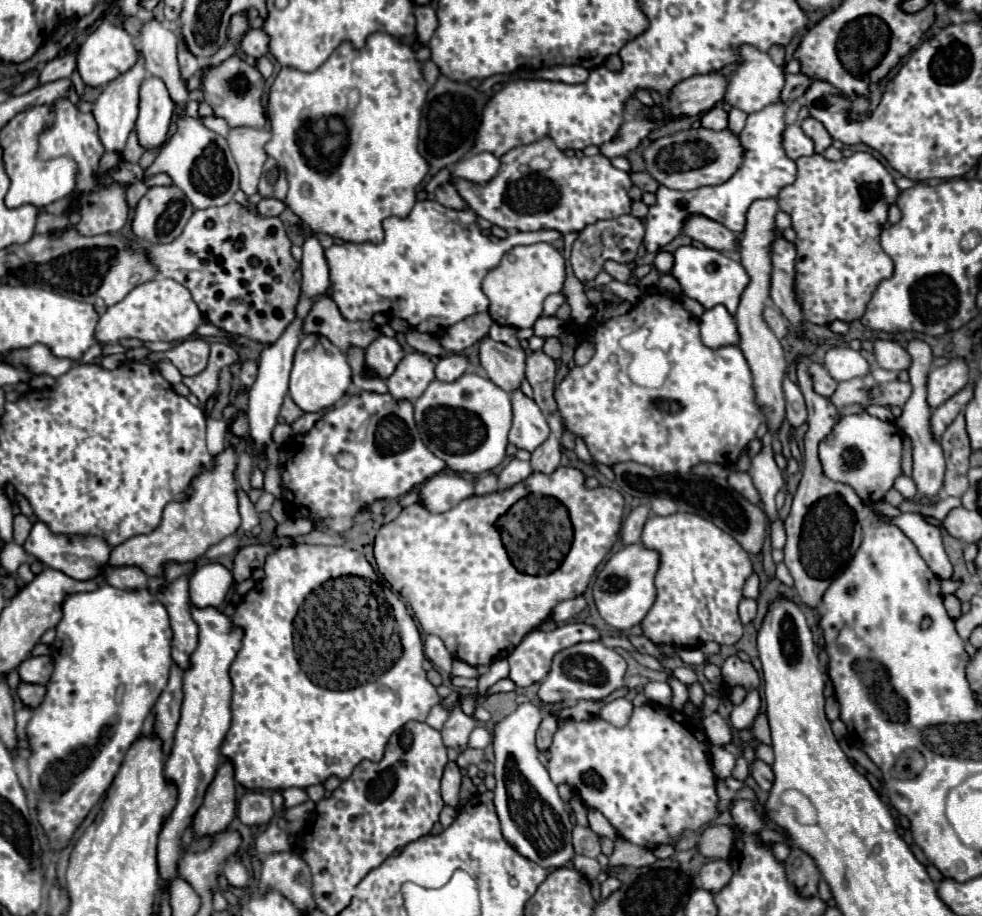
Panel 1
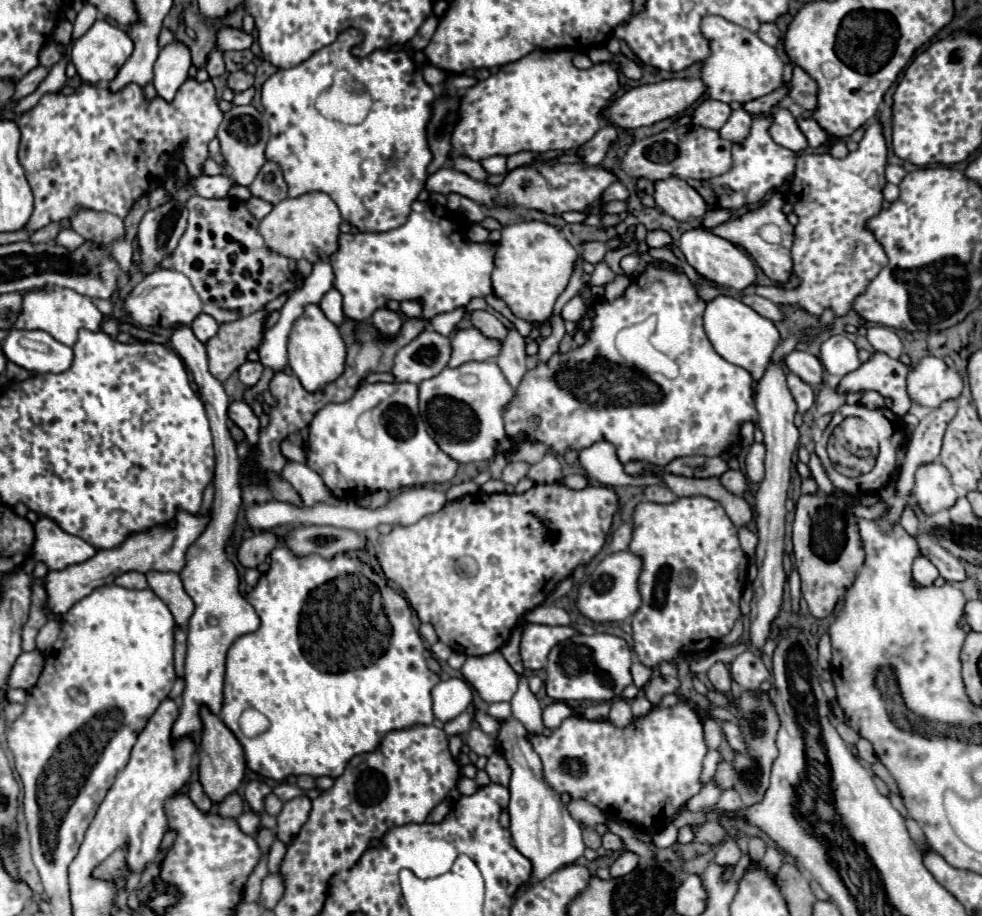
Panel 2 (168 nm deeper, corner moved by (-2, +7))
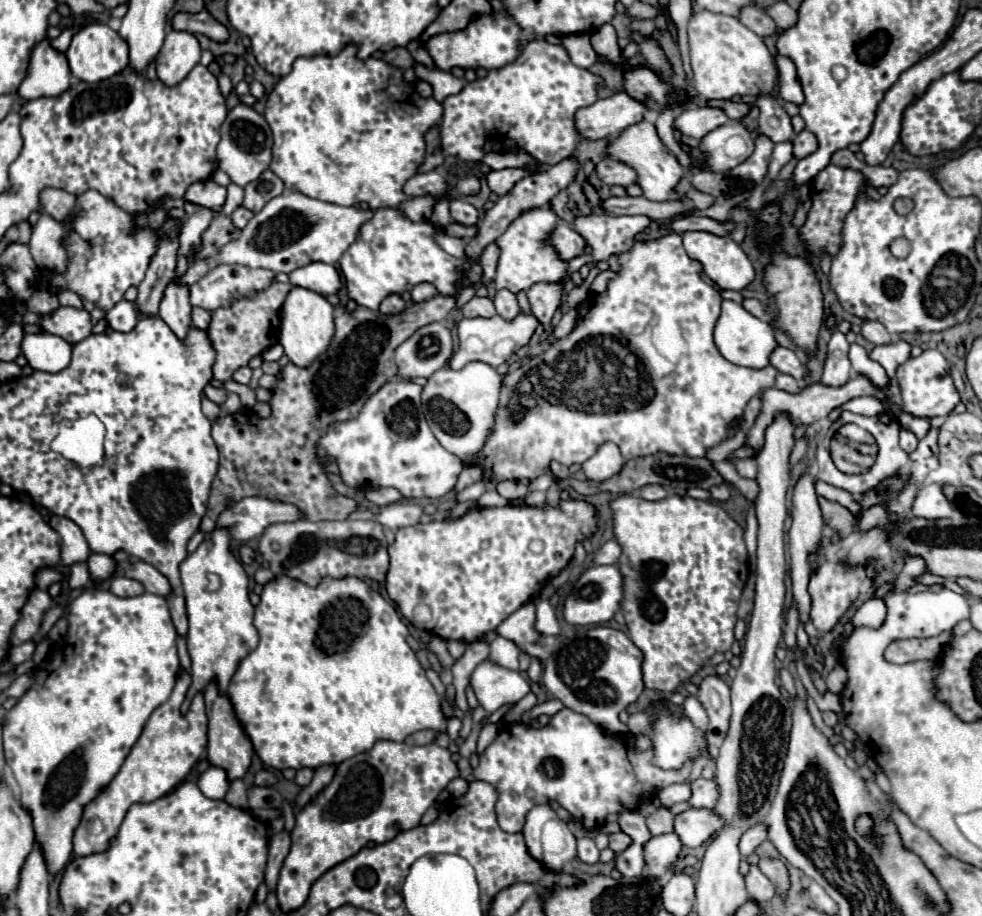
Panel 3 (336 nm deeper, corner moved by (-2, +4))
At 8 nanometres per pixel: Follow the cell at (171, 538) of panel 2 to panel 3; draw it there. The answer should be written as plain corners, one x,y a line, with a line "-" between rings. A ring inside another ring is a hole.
90,554
88,558
88,570
92,584
100,584
114,576
116,572
116,560
108,554

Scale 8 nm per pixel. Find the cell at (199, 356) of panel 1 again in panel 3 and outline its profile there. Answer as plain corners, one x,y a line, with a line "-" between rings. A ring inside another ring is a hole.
194,308
192,310
192,324
198,328
198,330
208,330
210,328
210,320
212,320
212,314
204,308

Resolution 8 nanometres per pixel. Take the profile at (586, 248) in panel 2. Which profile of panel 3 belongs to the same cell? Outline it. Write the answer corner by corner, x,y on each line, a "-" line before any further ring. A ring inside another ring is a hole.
568,224
556,226
556,232
552,232
552,244
554,244
556,252
560,252
560,256
564,256
564,260
572,260
572,258
584,254
584,248
586,248
586,240

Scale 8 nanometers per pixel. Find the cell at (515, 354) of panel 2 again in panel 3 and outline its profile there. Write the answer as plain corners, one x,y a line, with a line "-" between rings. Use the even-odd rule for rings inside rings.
500,290
500,292
496,292
494,306
496,306
498,316
502,316
502,318
508,320
508,322
512,322
512,320
520,314
518,300
516,300
516,296
512,296
512,292
508,292
508,290

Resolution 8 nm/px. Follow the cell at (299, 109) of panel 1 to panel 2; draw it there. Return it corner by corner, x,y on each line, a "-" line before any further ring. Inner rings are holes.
346,29
332,45
316,51
308,61
302,61
290,69
278,69
262,87
264,119
270,125
270,141
266,147
266,159
280,165
288,183
288,197
298,197
310,191
322,191
338,205
342,219
358,227
360,231
390,231
404,225
410,213
412,201
424,189
428,179
428,163
432,153
426,141
426,125
432,115
434,89
424,81
412,59
404,51
374,51
368,57
354,57
350,51
358,43
358,31
-
338,69
346,69
350,77
362,85
358,93
370,93
372,107
368,117
358,125
344,125
326,119
316,109
316,97
320,91
332,85
332,75

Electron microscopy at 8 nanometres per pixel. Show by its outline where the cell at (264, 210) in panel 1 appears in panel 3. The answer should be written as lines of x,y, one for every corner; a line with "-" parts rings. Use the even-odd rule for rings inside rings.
240,206
240,208
236,208
236,210
232,212
232,222
234,222
238,228
244,228
252,216
254,216
254,214
252,214
248,208

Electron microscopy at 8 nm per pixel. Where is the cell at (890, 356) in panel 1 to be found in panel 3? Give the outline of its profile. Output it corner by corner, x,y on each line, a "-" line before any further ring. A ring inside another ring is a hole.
866,320
862,324
862,336
876,344
876,346
882,346
882,344
890,344
892,342
892,336
888,334
888,330
880,324
880,322
872,322
872,320

